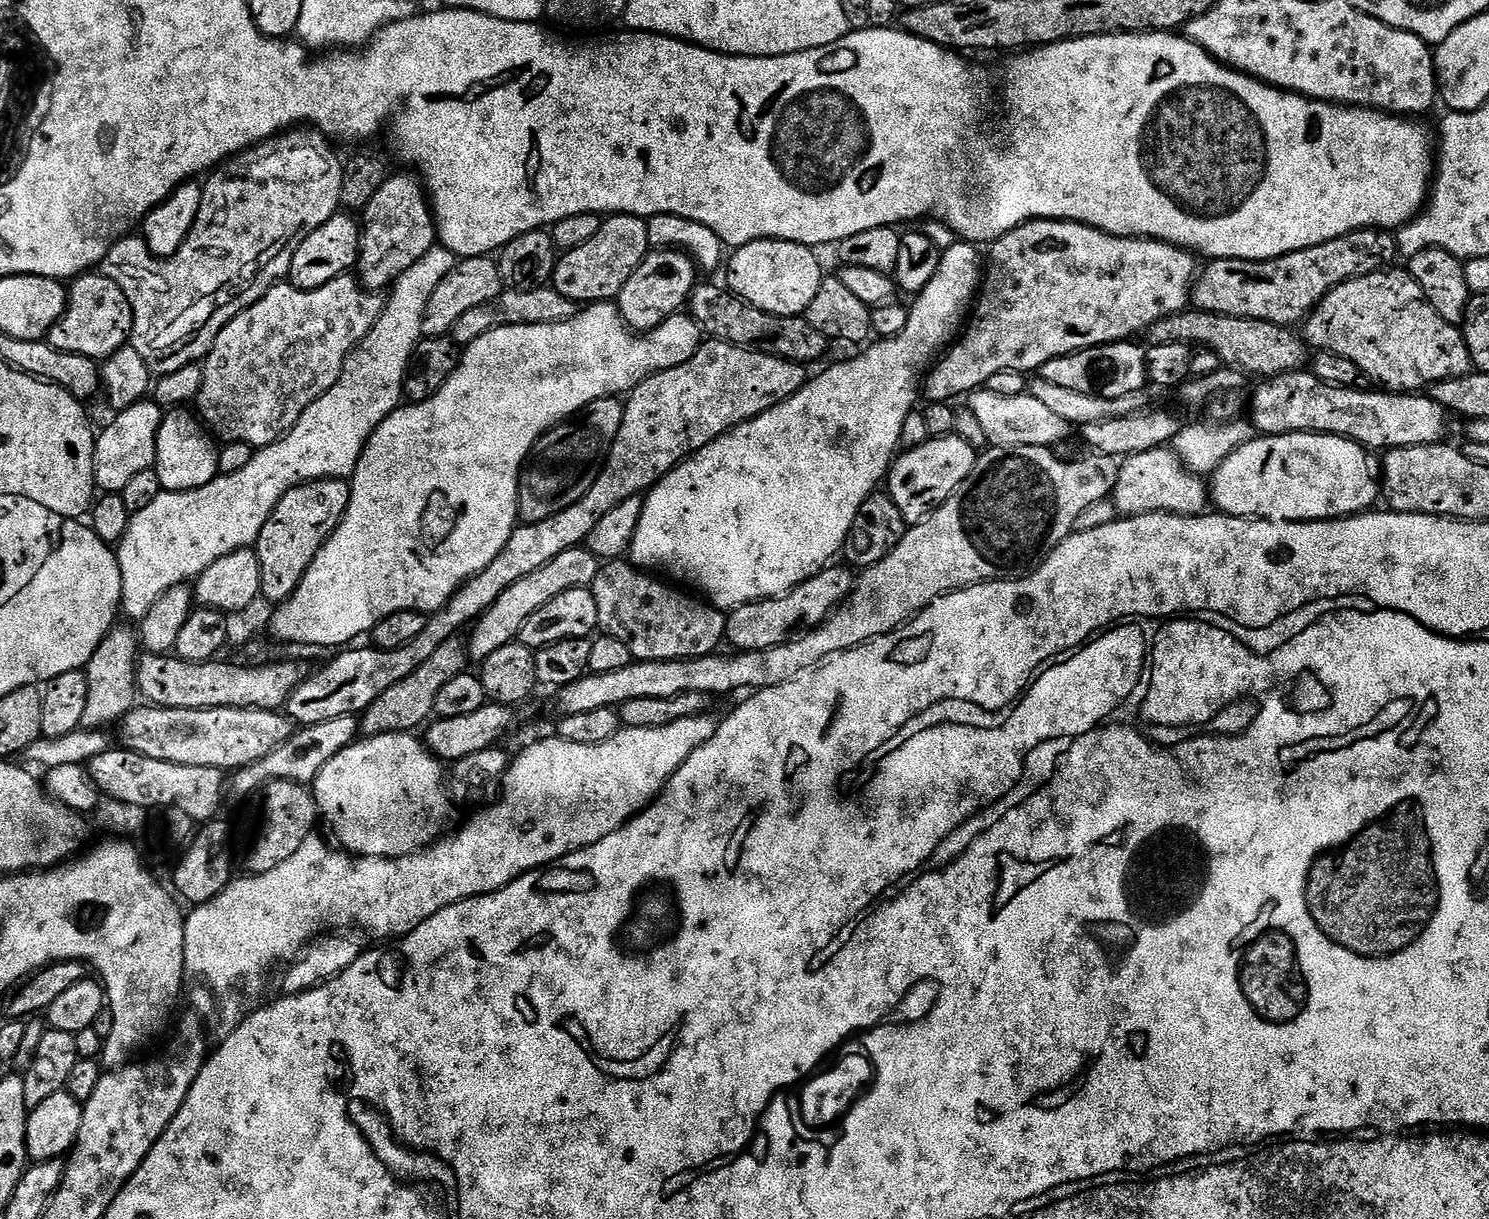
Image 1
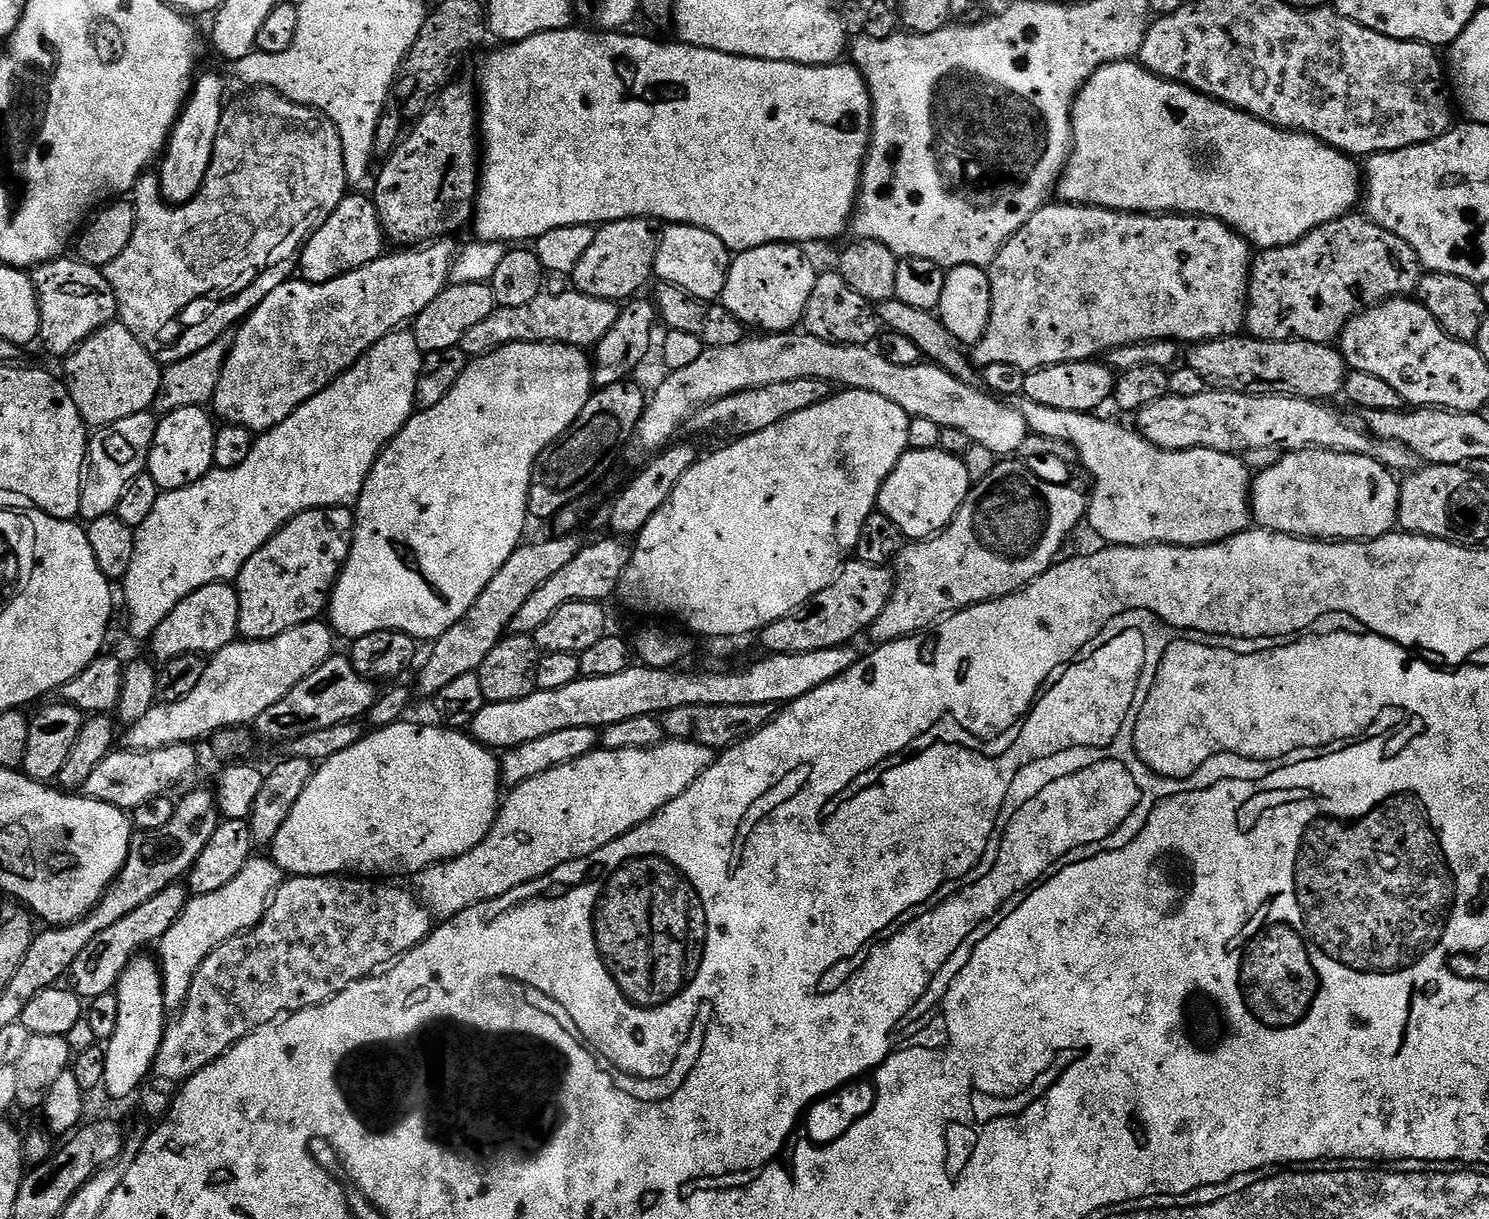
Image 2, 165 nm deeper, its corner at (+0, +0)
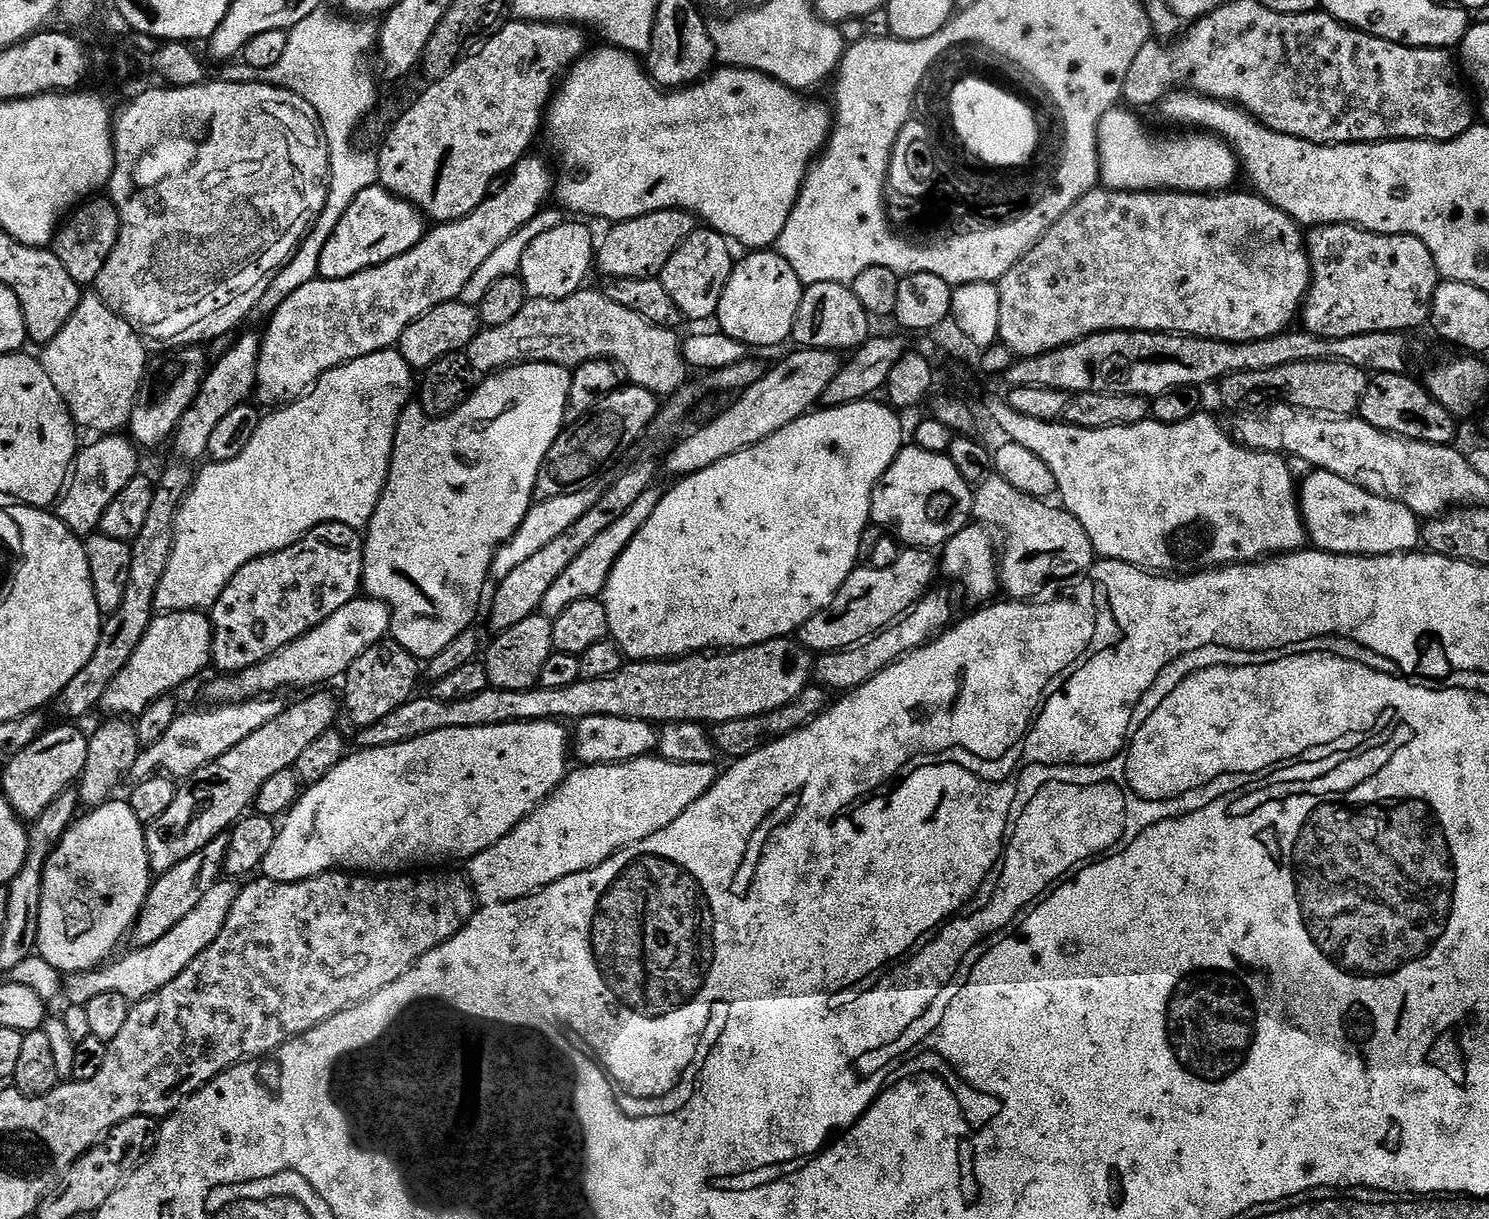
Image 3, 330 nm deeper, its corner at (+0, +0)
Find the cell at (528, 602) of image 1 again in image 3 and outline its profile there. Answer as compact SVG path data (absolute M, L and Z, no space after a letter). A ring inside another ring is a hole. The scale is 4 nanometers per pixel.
M663 487L648 488L646 494L641 494L630 506L630 510L626 510L626 514L622 514L622 518L618 518L618 522L614 522L614 526L602 530L602 534L598 534L598 538L594 538L594 542L590 546L586 546L586 550L582 550L582 554L578 558L574 558L574 562L570 562L570 567L554 581L554 586L550 586L546 598L542 598L540 603L540 612L549 618L555 618L558 614L562 614L562 610L566 610L566 606L574 606L574 602L603 597L604 587L618 558L624 553L626 546L630 546L630 542L634 542L634 534L638 534L638 530L642 530L642 526L646 526L650 514L654 514L654 510L658 506L658 502L662 502L664 494Z

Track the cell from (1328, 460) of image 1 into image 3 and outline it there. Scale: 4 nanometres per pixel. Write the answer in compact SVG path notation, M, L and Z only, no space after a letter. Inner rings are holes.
M1313 470L1309 476L1303 477L1298 488L1300 518L1304 521L1307 539L1312 540L1321 552L1333 552L1339 556L1385 556L1399 552L1415 552L1422 544L1422 520L1410 509L1396 500L1387 500L1373 492L1367 492L1354 482L1346 482L1346 478L1338 478L1338 474Z

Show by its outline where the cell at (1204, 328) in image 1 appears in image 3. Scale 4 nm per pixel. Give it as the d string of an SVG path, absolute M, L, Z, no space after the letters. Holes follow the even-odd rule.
M1323 360L1294 362L1290 366L1278 366L1274 370L1230 374L1219 381L1218 389L1220 388L1221 402L1232 414L1255 412L1273 404L1289 404L1326 416L1356 416L1369 379L1369 373L1358 366L1350 366L1341 360Z

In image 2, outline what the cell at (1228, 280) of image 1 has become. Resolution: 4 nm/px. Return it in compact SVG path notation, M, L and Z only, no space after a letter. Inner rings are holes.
M1349 214L1338 218L1334 222L1326 222L1314 230L1310 230L1310 234L1306 234L1301 240L1293 244L1287 244L1281 248L1265 248L1255 253L1248 274L1248 302L1244 314L1244 328L1247 335L1256 336L1260 340L1305 340L1306 342L1318 342L1319 344L1332 344L1339 341L1340 332L1357 312L1362 312L1365 308L1370 308L1374 304L1381 304L1389 298L1404 298L1415 293L1422 275L1422 265L1418 254L1414 254L1414 250L1406 242L1402 242L1402 238L1398 238L1398 234L1378 226L1368 219L1367 215L1356 215Z

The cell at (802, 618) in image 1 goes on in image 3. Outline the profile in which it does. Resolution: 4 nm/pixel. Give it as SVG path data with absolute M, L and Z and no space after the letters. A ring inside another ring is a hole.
M926 548L903 549L904 553L893 564L885 568L864 568L858 566L846 578L842 590L814 618L810 618L799 630L798 639L809 652L841 652L863 644L871 636L877 636L884 629L896 623L904 613L914 607L918 601L928 595L938 576L938 560Z

